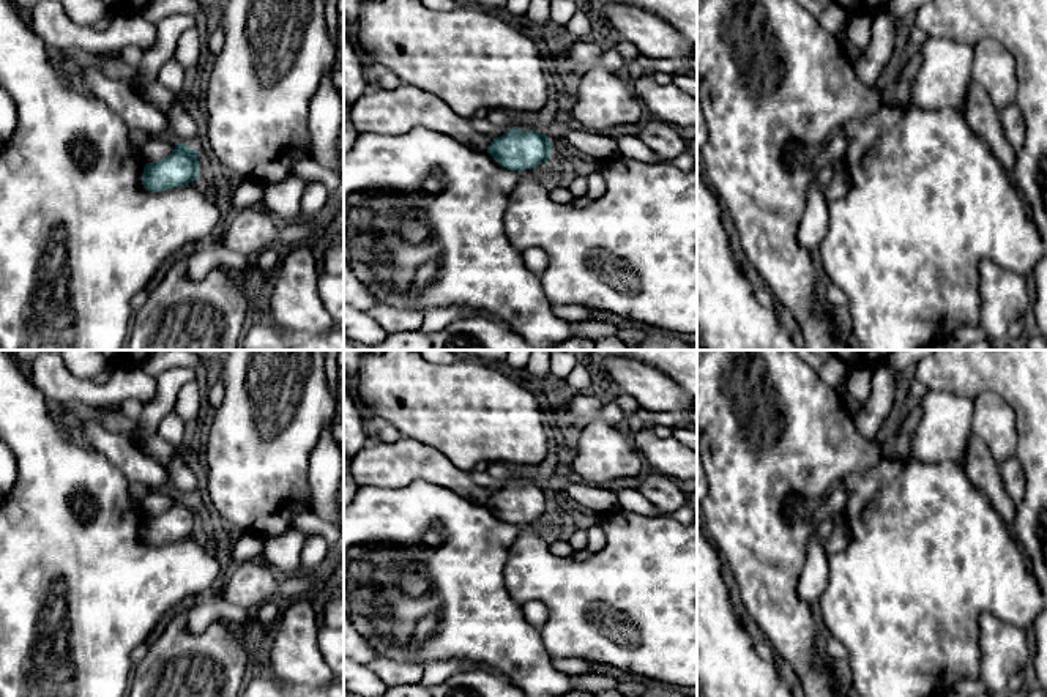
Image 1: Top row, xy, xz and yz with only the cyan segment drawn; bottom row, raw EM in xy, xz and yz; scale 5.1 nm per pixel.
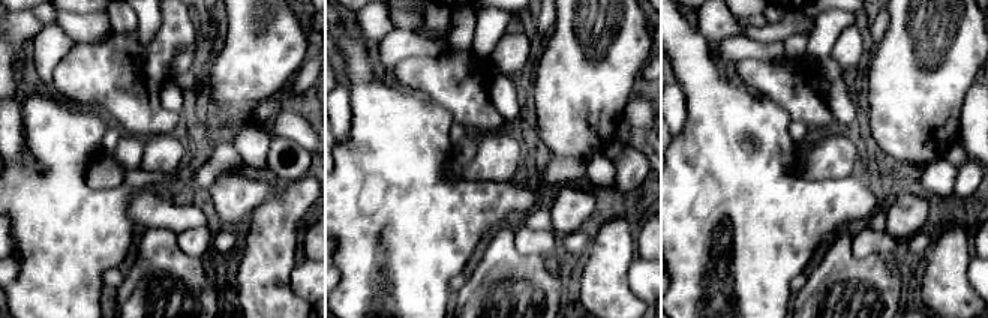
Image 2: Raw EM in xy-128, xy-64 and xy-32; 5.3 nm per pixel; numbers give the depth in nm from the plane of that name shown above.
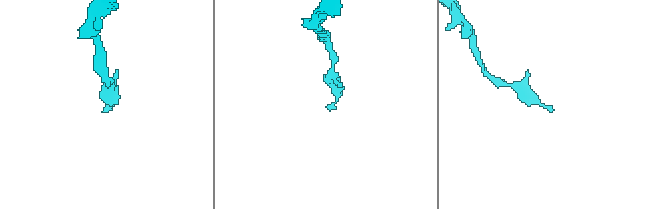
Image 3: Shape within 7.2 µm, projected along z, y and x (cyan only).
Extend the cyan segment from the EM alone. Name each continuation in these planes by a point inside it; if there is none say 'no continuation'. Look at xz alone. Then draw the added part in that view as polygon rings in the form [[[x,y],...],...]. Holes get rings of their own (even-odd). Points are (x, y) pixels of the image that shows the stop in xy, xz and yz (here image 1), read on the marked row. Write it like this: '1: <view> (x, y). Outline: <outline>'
no continuation

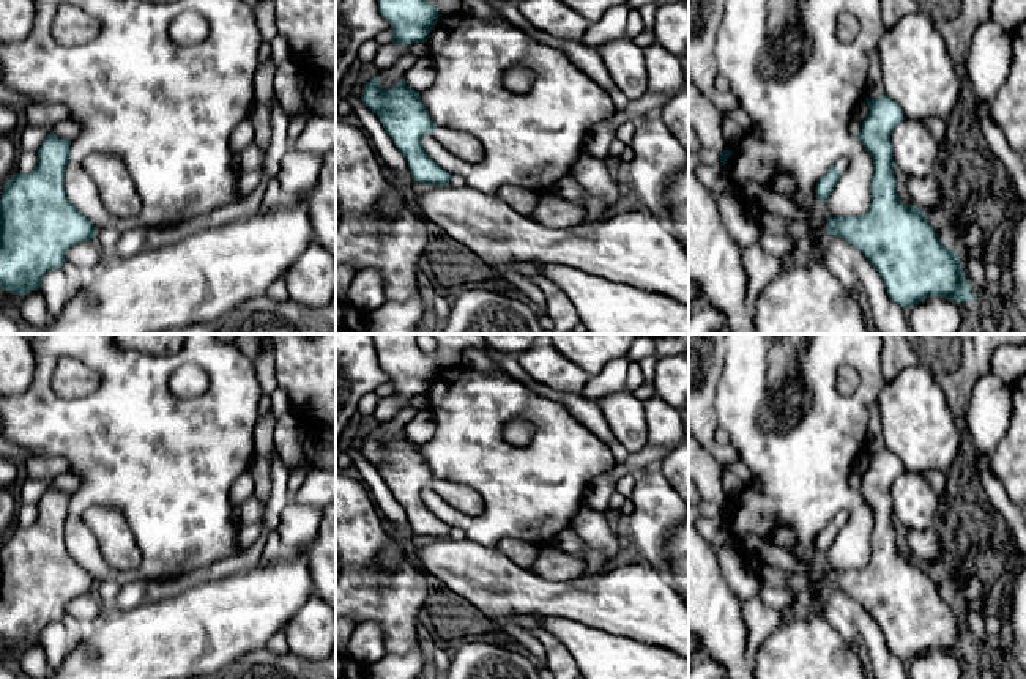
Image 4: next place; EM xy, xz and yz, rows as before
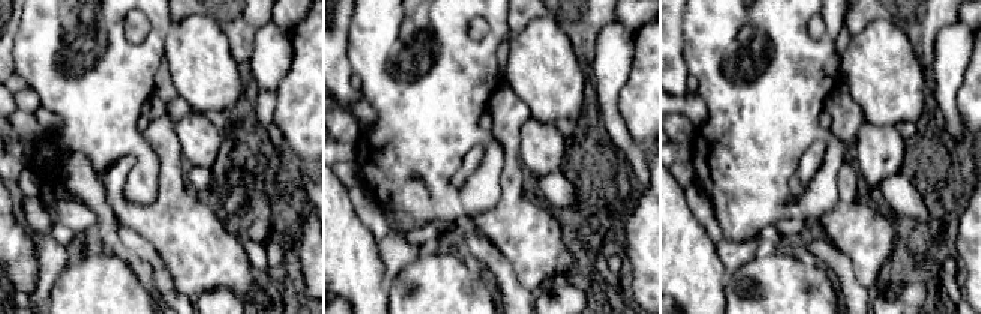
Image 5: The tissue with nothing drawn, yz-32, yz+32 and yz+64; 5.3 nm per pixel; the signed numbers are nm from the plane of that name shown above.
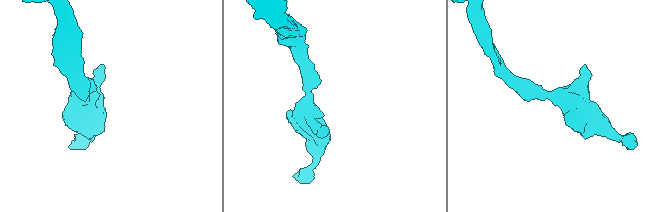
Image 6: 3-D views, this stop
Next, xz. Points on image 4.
1: xz (465, 147). Outline: [[[437,128],[432,135],[440,140],[449,153],[468,164],[478,164],[485,156],[482,143],[467,132]]]

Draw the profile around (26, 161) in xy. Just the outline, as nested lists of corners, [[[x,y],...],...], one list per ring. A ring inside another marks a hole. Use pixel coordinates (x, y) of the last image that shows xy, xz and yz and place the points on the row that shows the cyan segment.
[[[17,151],[16,156],[16,173],[30,173],[38,164],[38,153],[36,151]]]

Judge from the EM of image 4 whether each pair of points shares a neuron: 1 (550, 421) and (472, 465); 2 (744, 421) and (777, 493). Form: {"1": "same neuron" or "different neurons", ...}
{"1": "same neuron", "2": "same neuron"}

